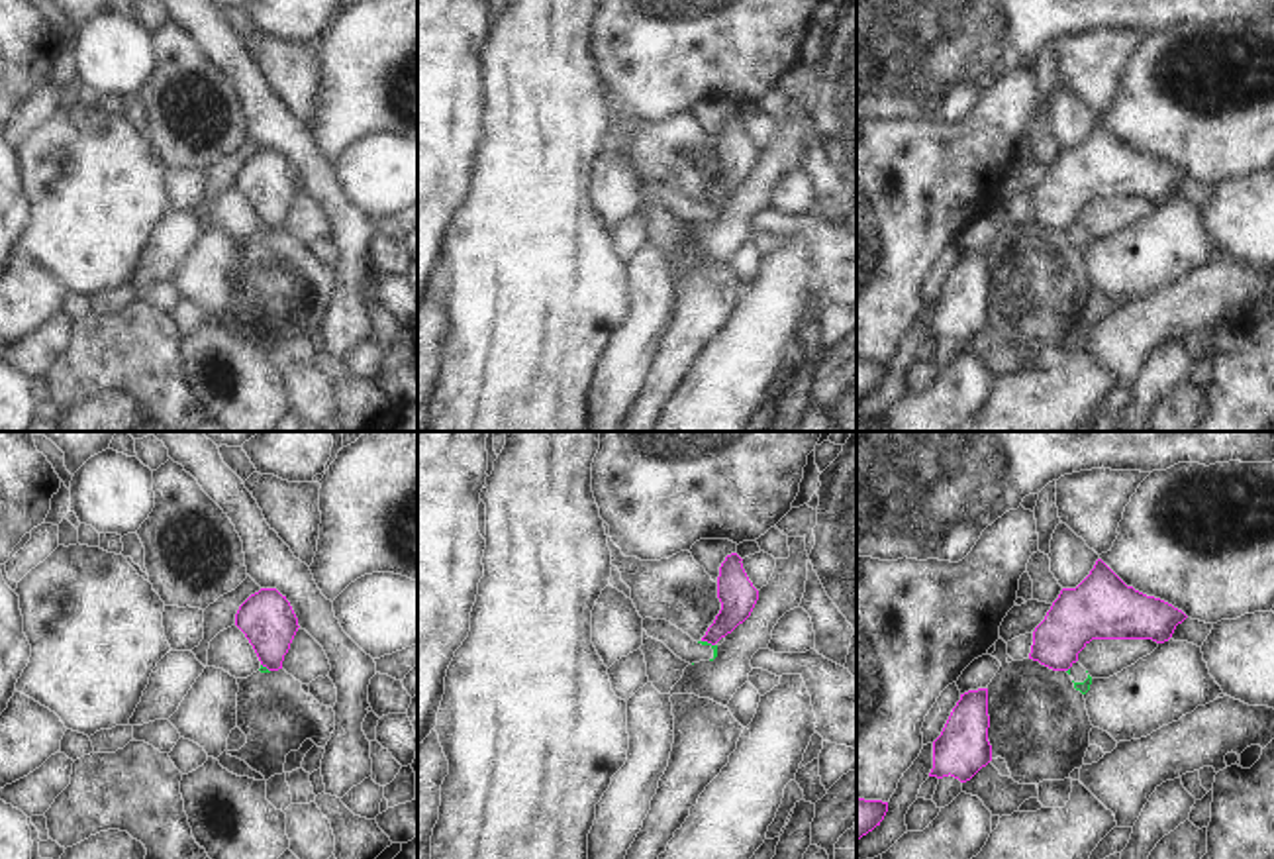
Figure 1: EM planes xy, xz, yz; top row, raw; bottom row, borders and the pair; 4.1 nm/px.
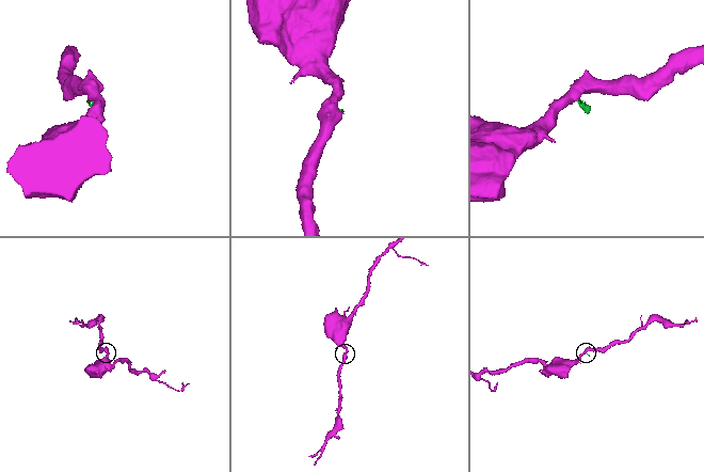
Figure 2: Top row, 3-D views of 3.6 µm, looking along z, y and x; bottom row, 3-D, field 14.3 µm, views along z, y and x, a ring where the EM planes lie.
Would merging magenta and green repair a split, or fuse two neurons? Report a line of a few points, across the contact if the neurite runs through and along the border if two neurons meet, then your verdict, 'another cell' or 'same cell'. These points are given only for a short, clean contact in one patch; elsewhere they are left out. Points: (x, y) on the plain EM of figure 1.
line xz (702, 201), (714, 206); another cell

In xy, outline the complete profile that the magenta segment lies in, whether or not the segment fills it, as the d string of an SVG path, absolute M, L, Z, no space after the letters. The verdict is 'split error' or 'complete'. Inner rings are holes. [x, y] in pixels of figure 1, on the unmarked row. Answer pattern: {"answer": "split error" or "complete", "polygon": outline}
{"answer": "complete", "polygon": "M261 149L251 155L239 167L235 186L269 231L282 229L284 216L300 188L290 163L276 149Z"}

